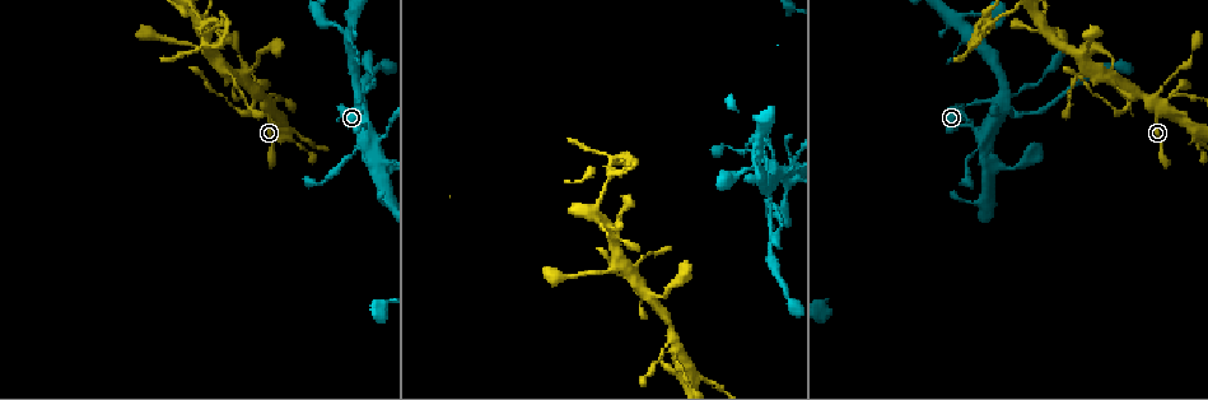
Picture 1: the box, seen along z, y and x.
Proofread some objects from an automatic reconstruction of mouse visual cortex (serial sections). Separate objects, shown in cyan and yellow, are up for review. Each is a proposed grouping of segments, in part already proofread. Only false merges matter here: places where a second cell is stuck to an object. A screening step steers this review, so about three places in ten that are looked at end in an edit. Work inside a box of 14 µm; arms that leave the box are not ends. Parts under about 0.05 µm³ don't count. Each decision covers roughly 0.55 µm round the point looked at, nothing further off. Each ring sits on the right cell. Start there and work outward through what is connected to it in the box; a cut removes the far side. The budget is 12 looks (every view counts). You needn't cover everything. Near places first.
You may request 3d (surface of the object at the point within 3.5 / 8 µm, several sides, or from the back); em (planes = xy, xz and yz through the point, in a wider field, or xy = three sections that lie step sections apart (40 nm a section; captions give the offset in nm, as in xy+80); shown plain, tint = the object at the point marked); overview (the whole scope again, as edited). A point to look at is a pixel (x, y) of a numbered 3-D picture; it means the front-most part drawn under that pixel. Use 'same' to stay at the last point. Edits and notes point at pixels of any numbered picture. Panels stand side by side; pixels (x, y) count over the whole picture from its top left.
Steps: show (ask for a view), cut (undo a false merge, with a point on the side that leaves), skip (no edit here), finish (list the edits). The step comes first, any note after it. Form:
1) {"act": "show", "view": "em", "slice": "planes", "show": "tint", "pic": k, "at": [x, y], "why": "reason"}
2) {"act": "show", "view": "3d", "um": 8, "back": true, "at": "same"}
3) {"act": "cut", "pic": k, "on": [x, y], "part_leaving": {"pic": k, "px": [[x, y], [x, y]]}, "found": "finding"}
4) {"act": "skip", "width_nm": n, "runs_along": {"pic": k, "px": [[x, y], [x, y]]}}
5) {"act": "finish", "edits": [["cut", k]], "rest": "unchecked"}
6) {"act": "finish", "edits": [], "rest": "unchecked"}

{"act": "show", "view": "em", "slice": "xy", "step": 3, "show": "tint", "pic": 1, "at": [1135, 94], "why": "sudden change in width"}

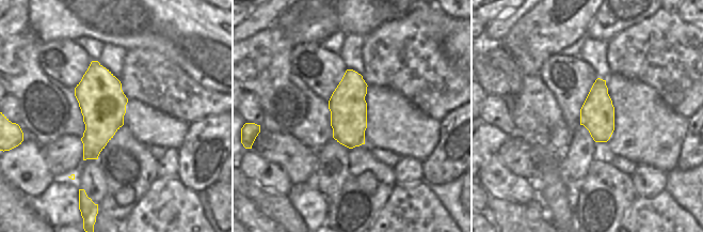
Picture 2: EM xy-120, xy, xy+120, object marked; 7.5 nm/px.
{"act": "show", "view": "3d", "um": 3.5, "at": "same"}

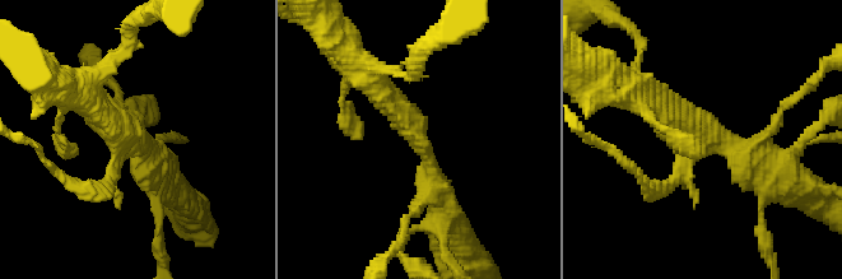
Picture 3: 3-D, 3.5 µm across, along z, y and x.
{"act": "skip", "arm_widths_nm": [150, 350, 400], "runs_along": {"pic": 3, "px": [[443, 203], [417, 131], [370, 77]]}, "found": "all the same cell"}

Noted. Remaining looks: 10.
{"act": "show", "view": "3d", "um": 3.5, "pic": 1, "at": [634, 265], "why": "sudden change in width"}

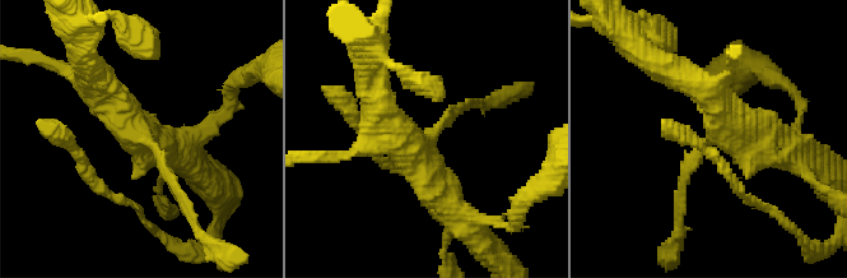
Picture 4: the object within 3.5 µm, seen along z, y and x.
{"act": "show", "view": "em", "slice": "xy", "step": 5, "show": "tint", "pic": 4, "at": [711, 143]}

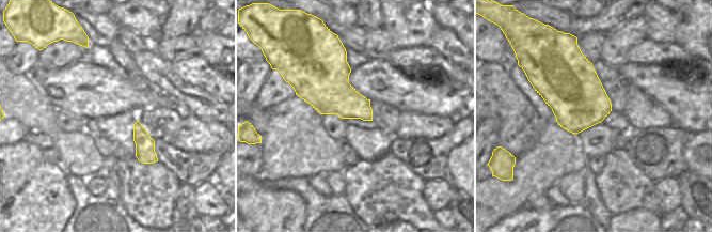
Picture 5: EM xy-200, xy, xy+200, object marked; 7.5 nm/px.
{"act": "show", "view": "em", "slice": "xy", "step": 3, "show": "tint", "at": "same"}

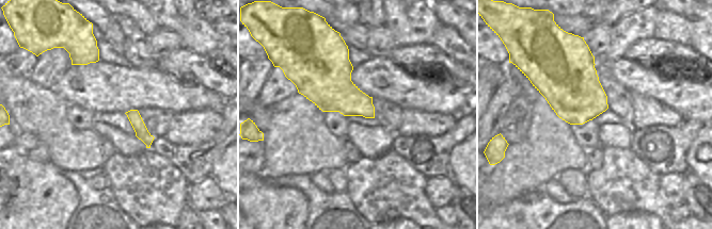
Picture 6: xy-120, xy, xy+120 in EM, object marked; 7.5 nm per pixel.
{"act": "skip", "runs_along": {"pic": 6, "px": [[130, 113], [148, 142]]}, "found": "one cell here"}

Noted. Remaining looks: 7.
{"act": "show", "view": "3d", "um": 3.5, "pic": 1, "at": [600, 201], "why": "sudden change in width"}

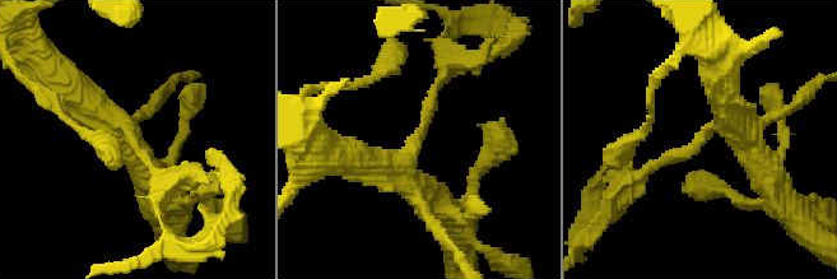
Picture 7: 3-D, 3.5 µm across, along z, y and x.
{"act": "show", "view": "em", "slice": "xy", "step": 1, "show": "tint", "pic": 7, "at": [418, 132], "arm_widths_nm": [150, 350]}

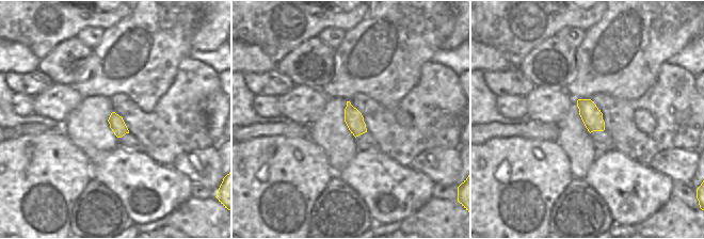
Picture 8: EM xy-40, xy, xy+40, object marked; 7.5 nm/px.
{"act": "cut", "pic": 7, "on": [470, 66], "width_nm": 140, "part_leaving": {"pic": 7, "px": [[433, 89], [454, 31]]}, "found": "two cells meet here"}

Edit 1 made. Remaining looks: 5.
{"act": "show", "view": "3d", "um": 8, "pic": 1, "at": [995, 101], "why": "sudden change in width"}

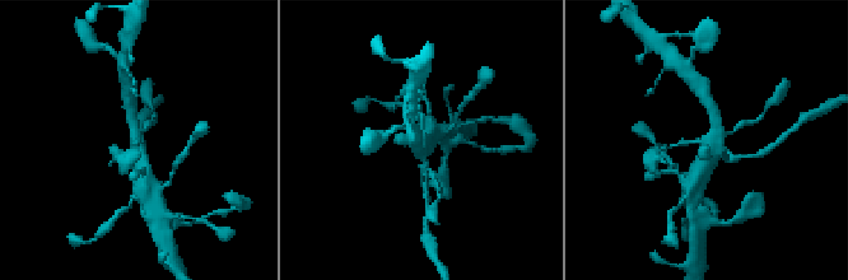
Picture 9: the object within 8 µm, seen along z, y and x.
{"act": "show", "view": "em", "slice": "xy", "step": 1, "show": "tint", "pic": 9, "at": [708, 139]}

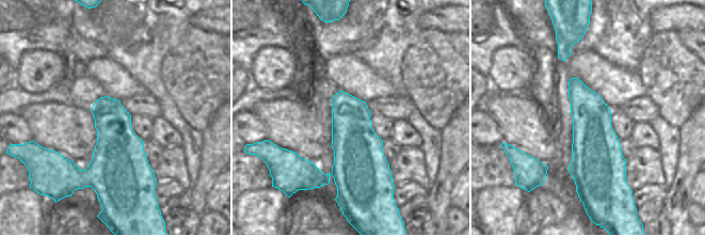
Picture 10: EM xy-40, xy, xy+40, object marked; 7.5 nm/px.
{"act": "skip", "found": "one cell here"}

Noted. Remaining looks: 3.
{"act": "show", "view": "3d", "um": 3.5, "pic": 1, "at": [987, 158], "why": "calibre changes"}

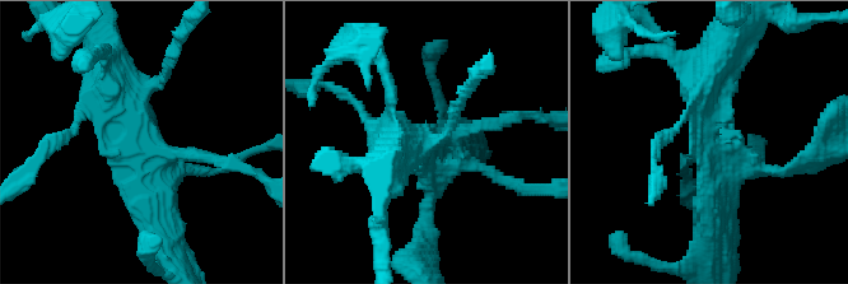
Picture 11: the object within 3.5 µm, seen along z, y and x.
{"act": "show", "view": "em", "slice": "xy", "step": 3, "show": "tint", "pic": 11, "at": [136, 147], "why": "now the EM"}

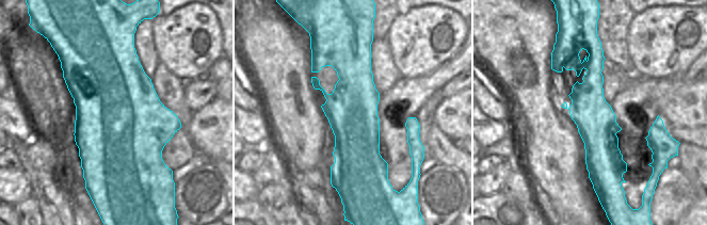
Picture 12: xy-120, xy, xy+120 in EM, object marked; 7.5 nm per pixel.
{"act": "skip", "runs_along": {"pic": 11, "px": [[106, 74], [134, 110], [157, 231]]}, "found": "one cell here"}

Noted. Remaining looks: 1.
{"act": "finish", "edits": [["cut", 7]], "rest": "unchecked"}

